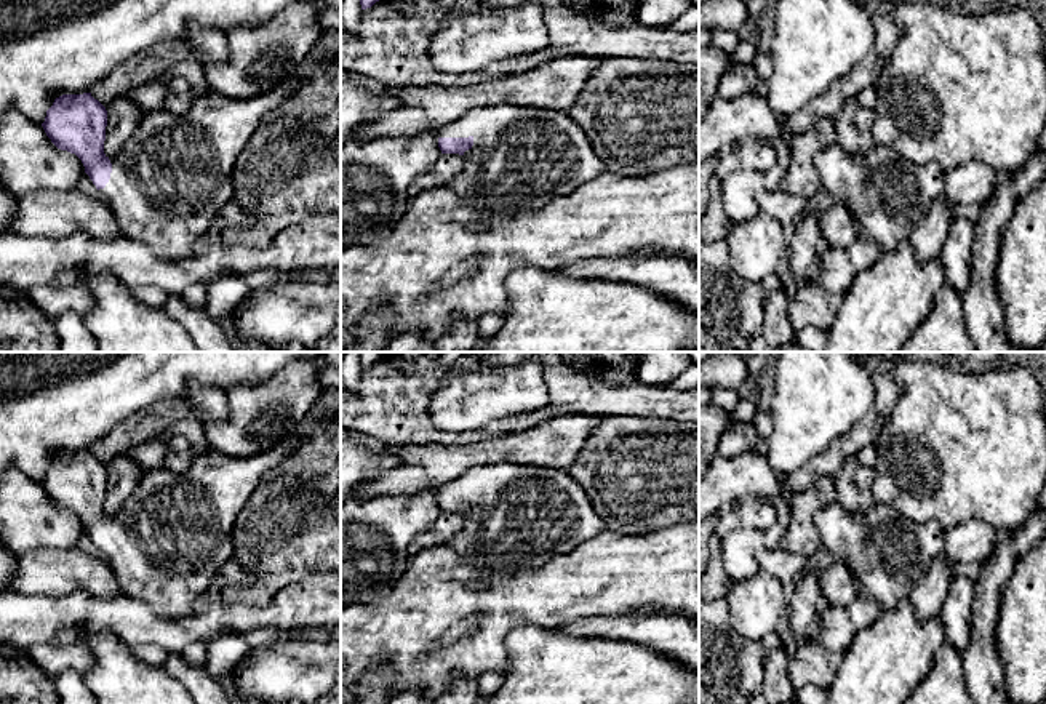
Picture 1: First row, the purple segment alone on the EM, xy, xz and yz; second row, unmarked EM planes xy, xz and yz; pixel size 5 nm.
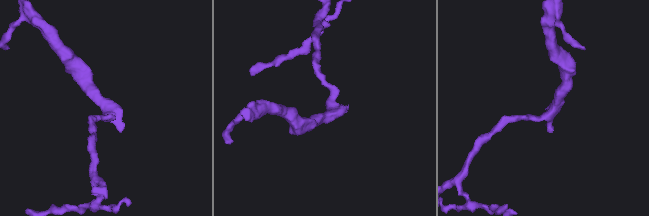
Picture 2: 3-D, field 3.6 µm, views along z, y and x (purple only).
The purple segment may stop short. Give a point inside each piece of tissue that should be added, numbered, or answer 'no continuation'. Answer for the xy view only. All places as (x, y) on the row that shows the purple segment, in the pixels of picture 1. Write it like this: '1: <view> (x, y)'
1: xy (170, 180)

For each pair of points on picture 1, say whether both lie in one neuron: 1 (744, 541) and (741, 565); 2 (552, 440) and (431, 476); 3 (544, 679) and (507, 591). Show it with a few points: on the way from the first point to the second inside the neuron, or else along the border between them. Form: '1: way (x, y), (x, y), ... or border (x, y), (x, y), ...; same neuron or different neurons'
1: way (741, 548), (741, 559); same neuron
2: way (522, 448), (498, 448), (461, 458); same neuron
3: border (557, 628), (515, 626), (504, 640), (507, 658); different neurons

